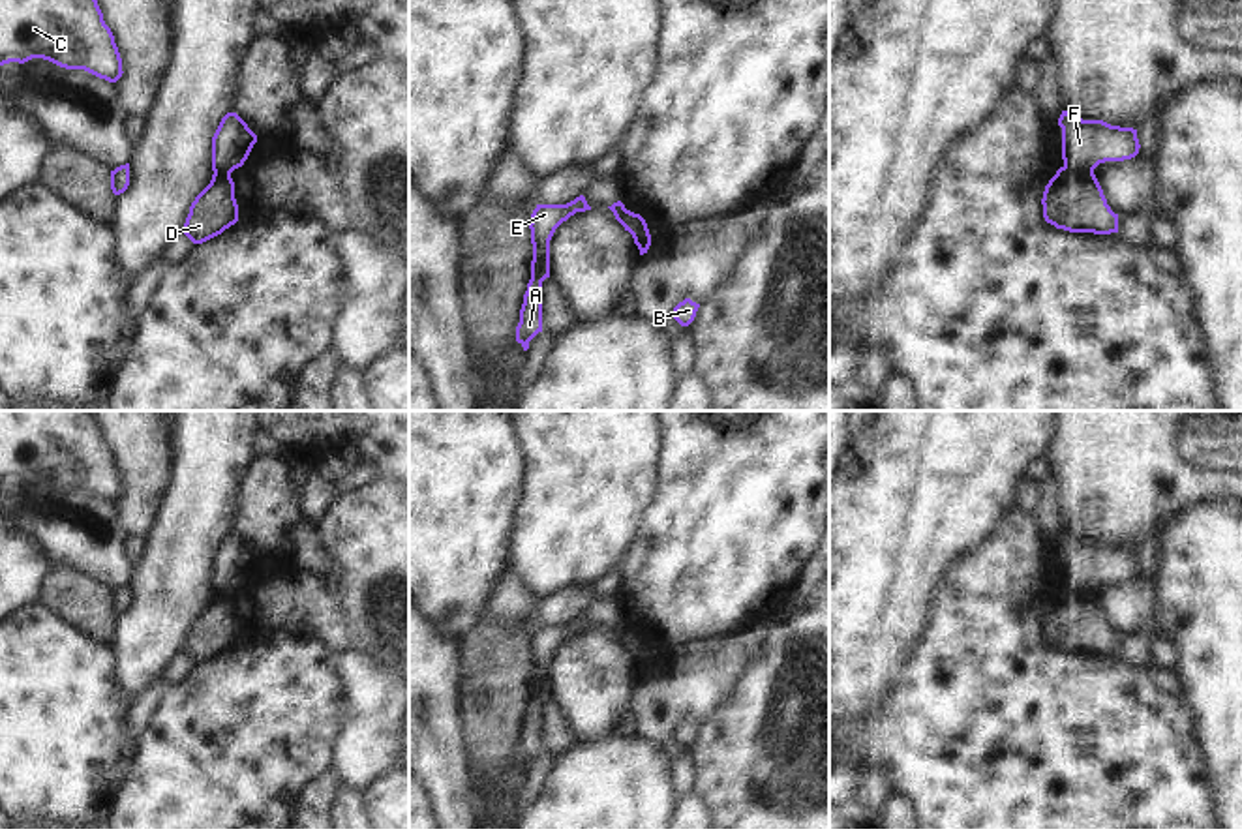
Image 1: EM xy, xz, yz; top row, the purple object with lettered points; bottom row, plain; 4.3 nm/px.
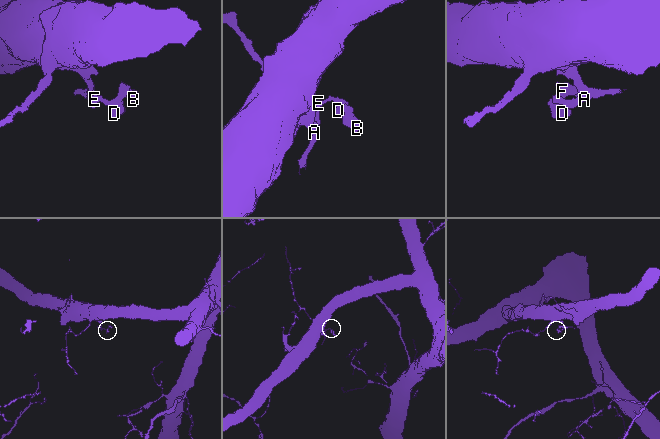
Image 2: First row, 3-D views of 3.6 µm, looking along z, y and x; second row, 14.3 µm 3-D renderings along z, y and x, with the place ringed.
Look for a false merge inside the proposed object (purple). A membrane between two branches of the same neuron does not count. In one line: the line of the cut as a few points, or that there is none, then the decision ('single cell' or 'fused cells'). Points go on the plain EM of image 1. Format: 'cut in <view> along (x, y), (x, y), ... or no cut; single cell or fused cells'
cut in yz along (1064, 586), (1075, 593), (1092, 593); fused cells

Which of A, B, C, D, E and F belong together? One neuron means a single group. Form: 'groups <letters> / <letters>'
groups A C D E / B F

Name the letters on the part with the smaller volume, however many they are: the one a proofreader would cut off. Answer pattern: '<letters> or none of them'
B, F

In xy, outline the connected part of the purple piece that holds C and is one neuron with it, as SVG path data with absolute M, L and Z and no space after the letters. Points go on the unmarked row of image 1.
M0 411L0 486L32 478L84 490L109 503L116 503L124 493L114 456L103 441L94 411Z

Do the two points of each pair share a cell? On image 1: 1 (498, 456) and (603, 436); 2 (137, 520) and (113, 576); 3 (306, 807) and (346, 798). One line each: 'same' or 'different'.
1: different
2: different
3: different

